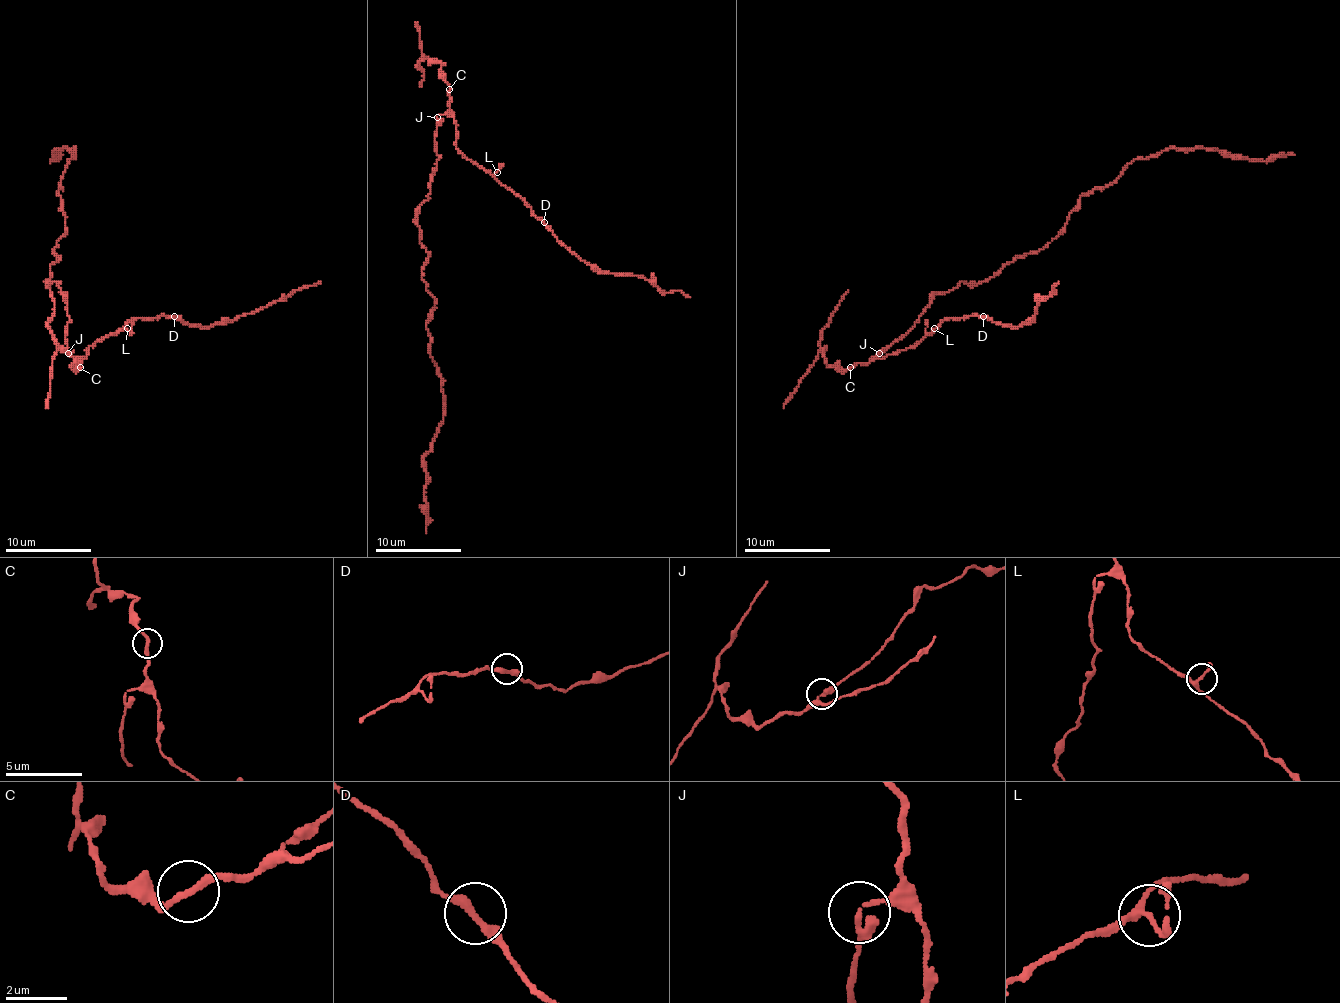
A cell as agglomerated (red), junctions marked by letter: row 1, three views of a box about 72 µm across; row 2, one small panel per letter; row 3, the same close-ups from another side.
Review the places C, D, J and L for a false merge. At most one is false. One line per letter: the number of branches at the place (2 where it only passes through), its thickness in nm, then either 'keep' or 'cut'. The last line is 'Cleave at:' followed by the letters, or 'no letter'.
C: branches 2; calibre 220 nm; keep
D: branches 2; calibre 280 nm; keep
J: branches 3; calibre 160 nm; keep
L: branches 3; calibre 180 nm; keep
Cleave at: no letter

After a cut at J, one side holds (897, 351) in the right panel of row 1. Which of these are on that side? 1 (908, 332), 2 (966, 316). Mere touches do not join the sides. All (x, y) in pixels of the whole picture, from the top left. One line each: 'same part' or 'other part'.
1: other part
2: same part

